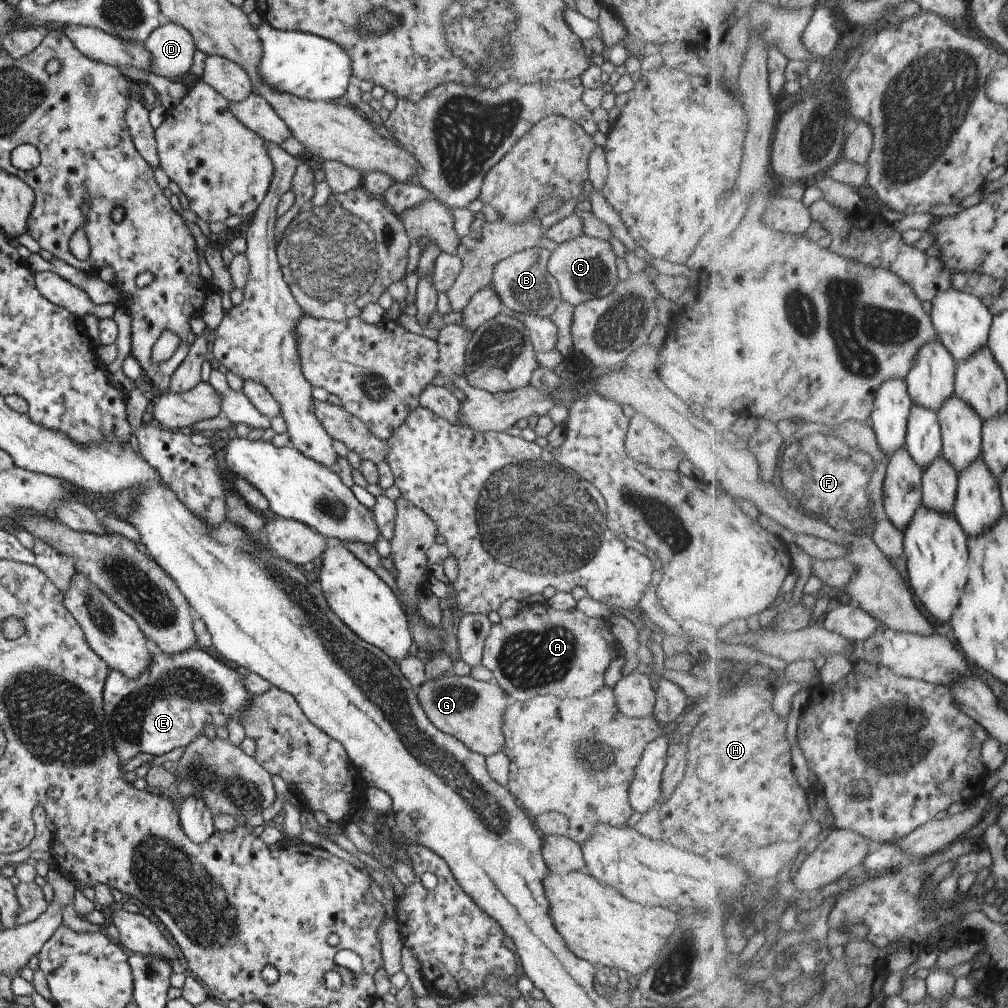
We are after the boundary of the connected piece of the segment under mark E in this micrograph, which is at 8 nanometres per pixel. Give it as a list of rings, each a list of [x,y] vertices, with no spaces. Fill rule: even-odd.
[[[199,646],[177,654],[165,654],[154,647],[152,649],[151,664],[145,666],[135,678],[125,678],[121,672],[109,669],[103,685],[103,714],[108,721],[113,750],[117,758],[124,762],[135,754],[161,756],[177,746],[191,744],[197,740],[197,736],[210,733],[215,726],[225,728],[228,720],[241,716],[241,710],[245,710],[252,695],[245,690],[235,670]]]

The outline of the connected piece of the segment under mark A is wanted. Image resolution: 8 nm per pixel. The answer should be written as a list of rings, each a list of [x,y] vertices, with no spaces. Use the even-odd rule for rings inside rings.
[[[546,602],[523,604],[511,617],[491,624],[485,637],[481,662],[492,674],[493,682],[517,702],[525,702],[536,696],[553,695],[560,698],[584,699],[603,687],[603,674],[609,666],[618,641],[611,634],[610,624],[601,618],[592,618],[575,607],[555,610]]]

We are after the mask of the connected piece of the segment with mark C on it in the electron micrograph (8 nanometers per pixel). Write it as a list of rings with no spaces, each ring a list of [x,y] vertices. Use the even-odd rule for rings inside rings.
[[[584,234],[555,246],[555,250],[550,252],[546,269],[555,279],[560,294],[559,299],[576,307],[593,298],[609,296],[609,292],[620,281],[617,278],[616,259],[606,240]]]

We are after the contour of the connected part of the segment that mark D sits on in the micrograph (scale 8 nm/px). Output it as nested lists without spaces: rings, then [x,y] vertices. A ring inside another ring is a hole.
[[[163,21],[142,42],[151,56],[149,72],[167,80],[179,78],[189,71],[195,44],[189,32],[179,24]]]

